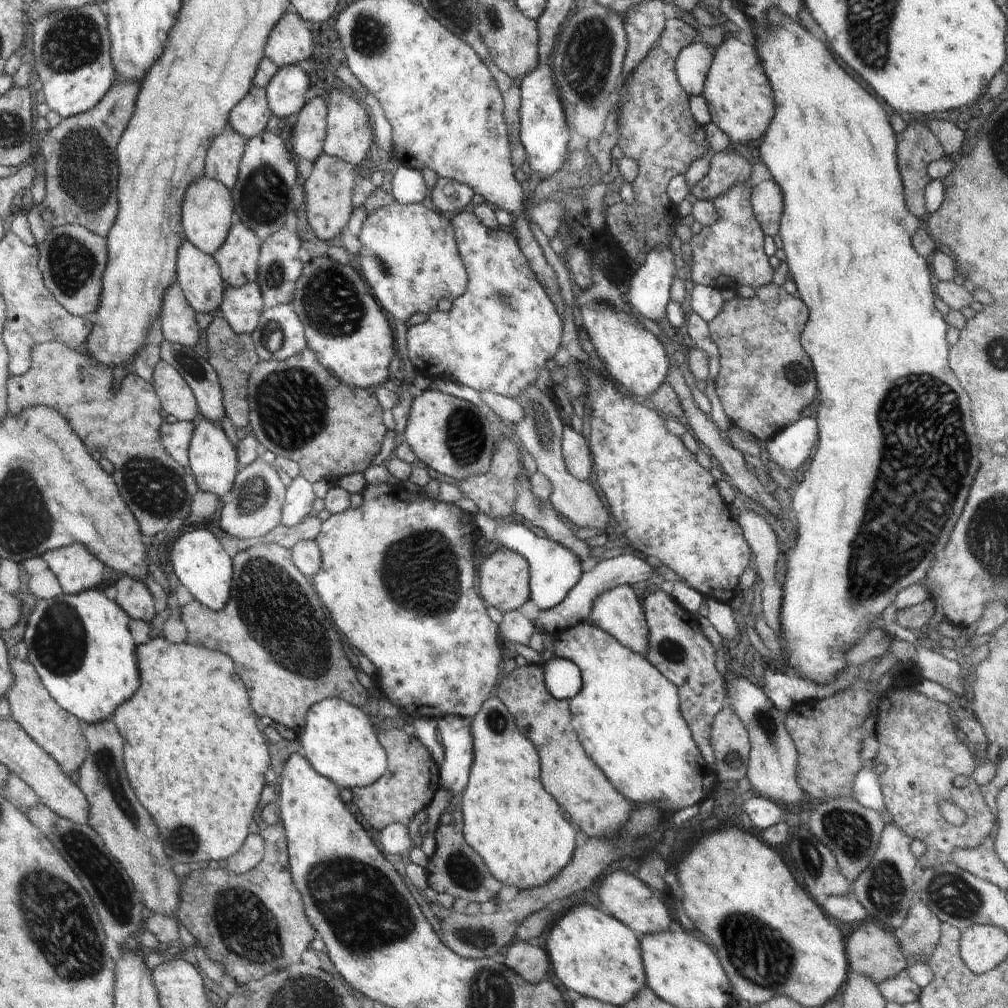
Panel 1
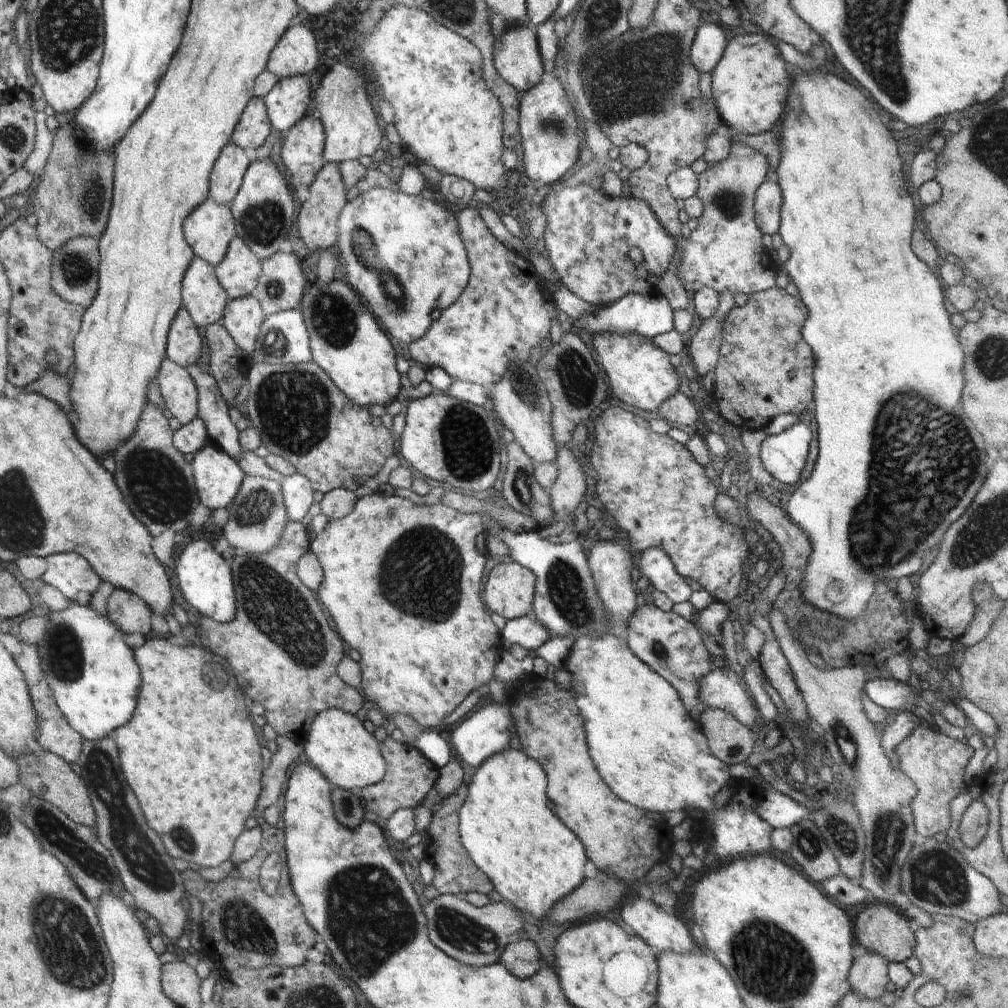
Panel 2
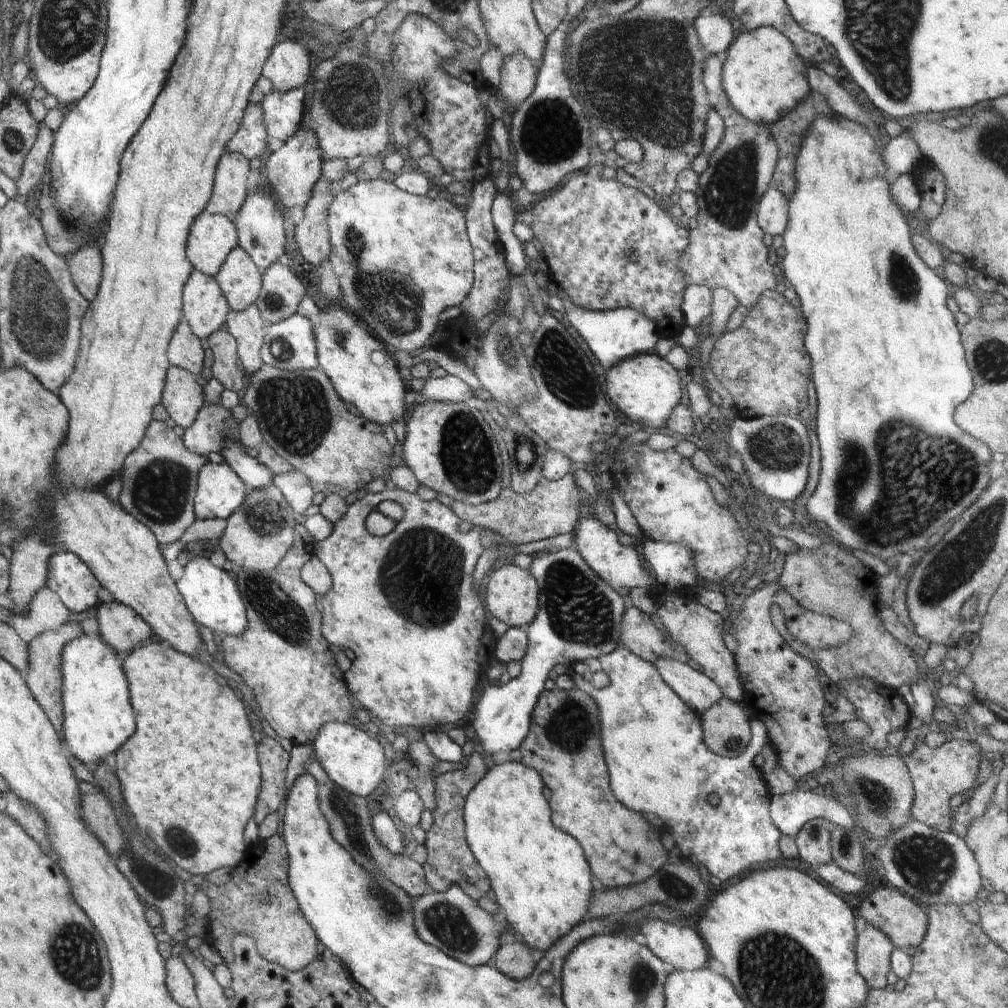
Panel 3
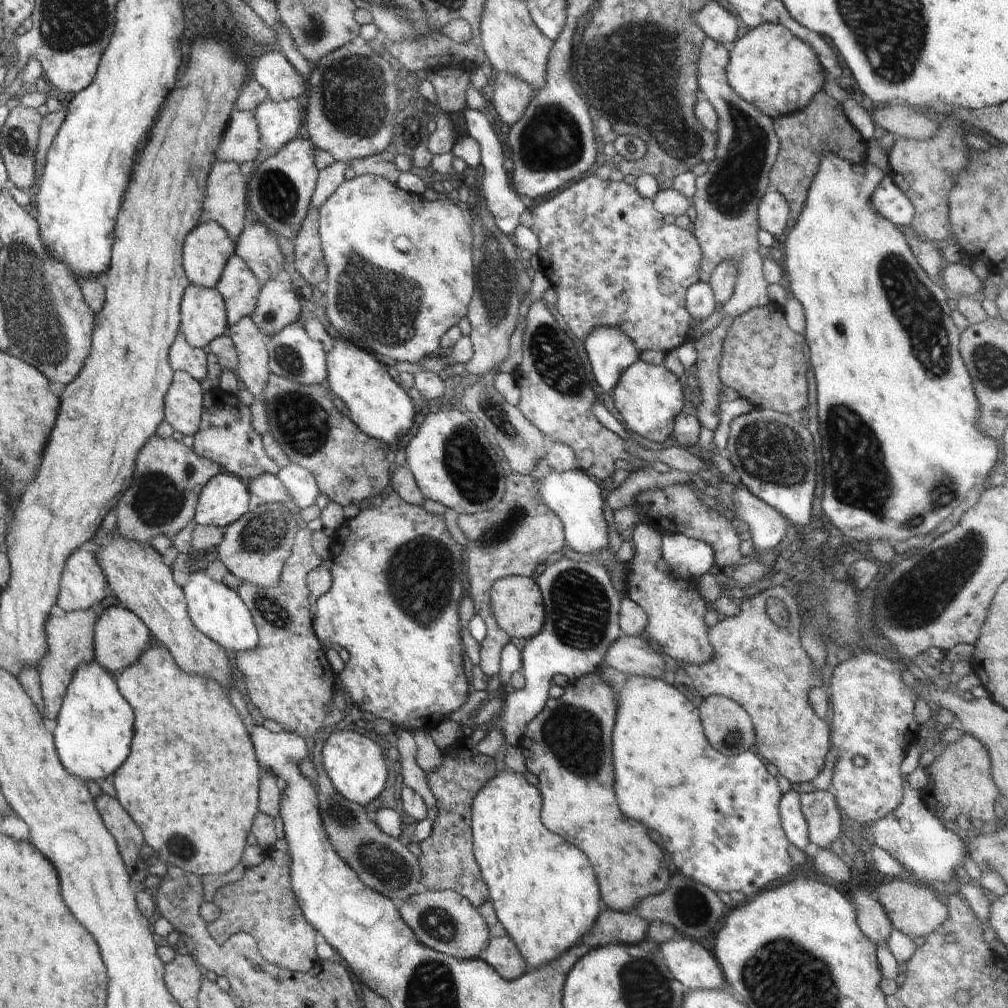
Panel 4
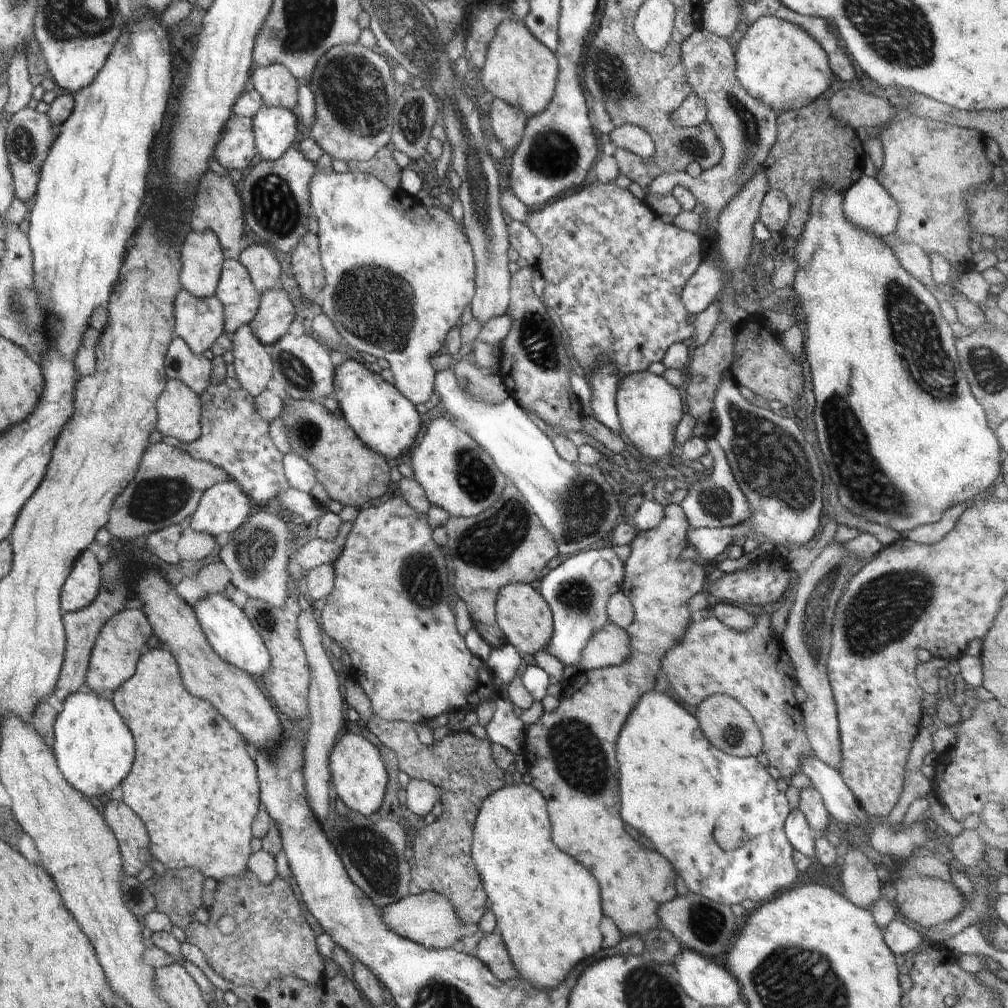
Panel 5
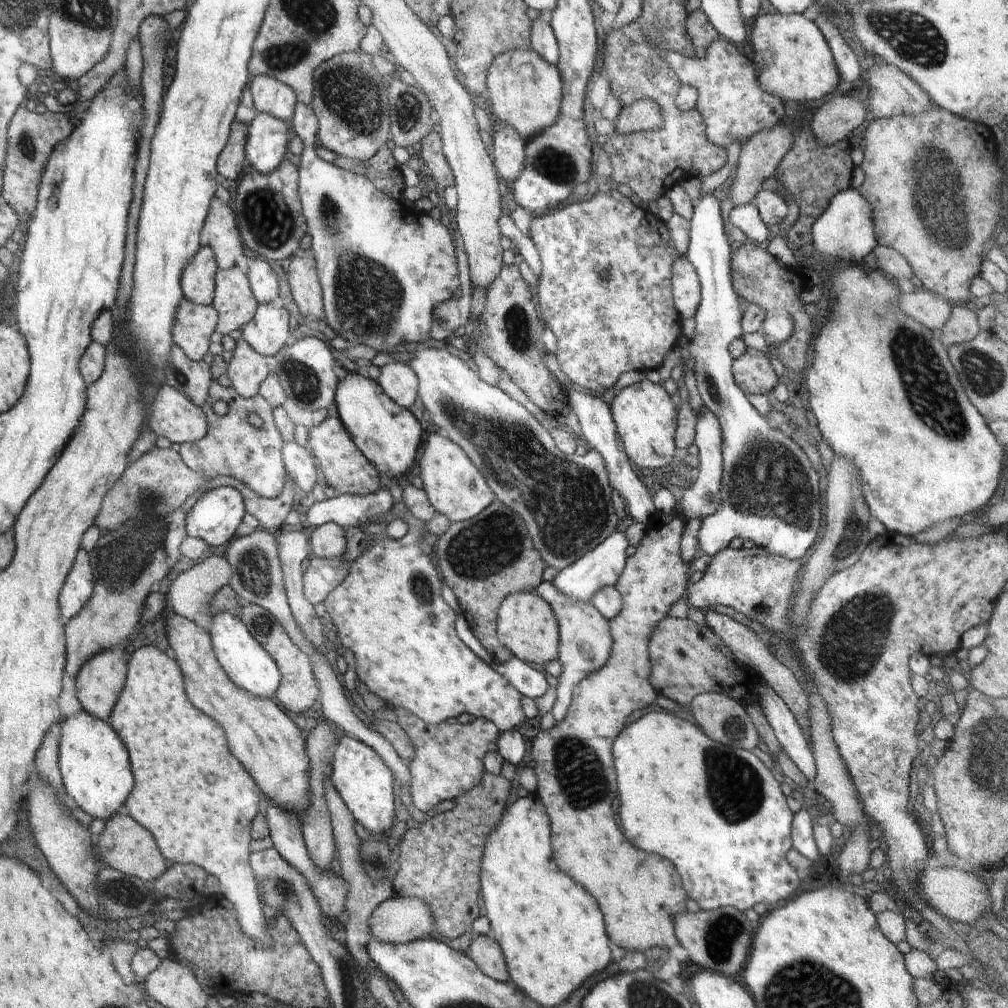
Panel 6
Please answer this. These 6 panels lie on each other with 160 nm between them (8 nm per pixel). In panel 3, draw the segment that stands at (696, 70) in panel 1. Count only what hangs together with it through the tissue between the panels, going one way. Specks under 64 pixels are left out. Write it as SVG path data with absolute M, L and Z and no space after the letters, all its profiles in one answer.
M698 15L694 19L694 26L707 56L714 55L724 60L728 47L735 39L731 22L724 16Z

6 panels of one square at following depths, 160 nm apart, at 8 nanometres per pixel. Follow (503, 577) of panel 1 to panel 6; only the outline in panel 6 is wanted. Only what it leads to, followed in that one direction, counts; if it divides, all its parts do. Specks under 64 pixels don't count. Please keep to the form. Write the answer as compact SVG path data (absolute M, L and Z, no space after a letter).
M516 591L500 603L497 610L498 640L513 654L514 660L543 670L545 664L559 655L559 624L552 610L534 591Z

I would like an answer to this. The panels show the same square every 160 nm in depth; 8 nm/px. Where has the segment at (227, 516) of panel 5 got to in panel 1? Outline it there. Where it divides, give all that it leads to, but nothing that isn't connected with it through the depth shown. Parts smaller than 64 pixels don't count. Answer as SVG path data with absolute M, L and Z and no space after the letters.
M201 414L192 422L196 424L189 448L189 465L193 475L203 491L212 492L219 498L226 498L240 469L237 452L218 423L202 417Z

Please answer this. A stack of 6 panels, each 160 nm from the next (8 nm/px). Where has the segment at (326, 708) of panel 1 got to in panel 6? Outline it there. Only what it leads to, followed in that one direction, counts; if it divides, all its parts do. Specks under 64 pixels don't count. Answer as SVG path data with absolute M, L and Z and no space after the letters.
M350 735L342 736L334 746L331 783L353 814L355 822L368 829L374 837L388 837L393 830L393 772L379 754L367 744Z

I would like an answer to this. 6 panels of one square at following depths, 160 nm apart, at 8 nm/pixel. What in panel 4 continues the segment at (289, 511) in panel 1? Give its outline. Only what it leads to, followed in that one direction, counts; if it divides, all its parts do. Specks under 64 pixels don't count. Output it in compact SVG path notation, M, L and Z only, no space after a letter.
M288 463L279 469L277 477L291 496L296 510L312 506L320 493L314 475L305 468L294 463Z

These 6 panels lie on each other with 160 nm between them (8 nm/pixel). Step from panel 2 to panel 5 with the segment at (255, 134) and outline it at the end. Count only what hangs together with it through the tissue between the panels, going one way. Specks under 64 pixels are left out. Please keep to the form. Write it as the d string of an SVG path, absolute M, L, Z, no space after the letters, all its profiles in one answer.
M232 115L221 132L214 156L226 170L244 171L256 156L253 119Z

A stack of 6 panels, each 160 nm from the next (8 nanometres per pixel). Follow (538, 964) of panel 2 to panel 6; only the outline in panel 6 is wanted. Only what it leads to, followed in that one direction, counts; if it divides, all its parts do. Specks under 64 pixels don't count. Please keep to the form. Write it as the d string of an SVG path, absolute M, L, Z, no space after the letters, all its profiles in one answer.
M474 936L467 952L480 970L500 982L510 981L510 975L500 945L492 936Z

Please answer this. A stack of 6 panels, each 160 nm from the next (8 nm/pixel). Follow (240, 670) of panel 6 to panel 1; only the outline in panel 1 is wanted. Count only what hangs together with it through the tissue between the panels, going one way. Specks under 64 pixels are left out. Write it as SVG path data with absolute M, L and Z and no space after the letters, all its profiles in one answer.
M196 528L181 535L169 555L173 570L190 594L210 610L224 608L230 598L233 559L224 551L219 539L208 529Z

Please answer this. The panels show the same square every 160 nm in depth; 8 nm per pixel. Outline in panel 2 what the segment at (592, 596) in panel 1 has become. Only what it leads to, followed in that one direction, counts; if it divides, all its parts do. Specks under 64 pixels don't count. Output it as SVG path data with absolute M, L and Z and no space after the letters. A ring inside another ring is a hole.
M648 548L638 562L640 574L650 580L650 584L663 592L674 604L687 602L692 590L686 580L676 572L672 560L662 548ZM532 612L506 622L504 630L500 632L503 650L509 650L514 645L523 646L528 650L535 650L550 640L548 630L544 630L544 624L538 624Z

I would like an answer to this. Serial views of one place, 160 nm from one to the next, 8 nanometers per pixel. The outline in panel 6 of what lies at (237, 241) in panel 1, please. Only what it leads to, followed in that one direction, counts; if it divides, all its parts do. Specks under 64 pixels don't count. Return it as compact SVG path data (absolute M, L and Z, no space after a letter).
M236 265L218 269L213 303L219 316L216 330L225 337L237 336L255 315L258 302L249 287L249 280Z

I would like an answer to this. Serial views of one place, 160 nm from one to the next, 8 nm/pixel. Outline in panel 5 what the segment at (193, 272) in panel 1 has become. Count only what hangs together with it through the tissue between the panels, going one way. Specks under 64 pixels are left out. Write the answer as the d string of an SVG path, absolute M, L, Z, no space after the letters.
M182 289L182 296L178 296L178 336L189 344L194 353L202 355L205 350L208 350L217 342L217 338L225 332L225 314L223 306L216 294L208 298L194 296L193 293Z

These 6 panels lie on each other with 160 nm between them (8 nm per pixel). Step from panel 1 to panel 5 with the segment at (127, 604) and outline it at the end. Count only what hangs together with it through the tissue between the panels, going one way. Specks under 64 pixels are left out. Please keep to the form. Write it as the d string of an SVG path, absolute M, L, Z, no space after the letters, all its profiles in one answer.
M142 608L126 609L125 611L118 611L102 628L100 636L96 642L96 646L93 648L92 658L89 660L89 672L86 675L86 680L89 681L87 688L91 691L97 692L99 695L110 697L114 690L128 679L132 678L137 670L137 664L140 662L140 654L143 654L140 650L140 646L150 638L153 630L150 630L150 623L148 616Z

